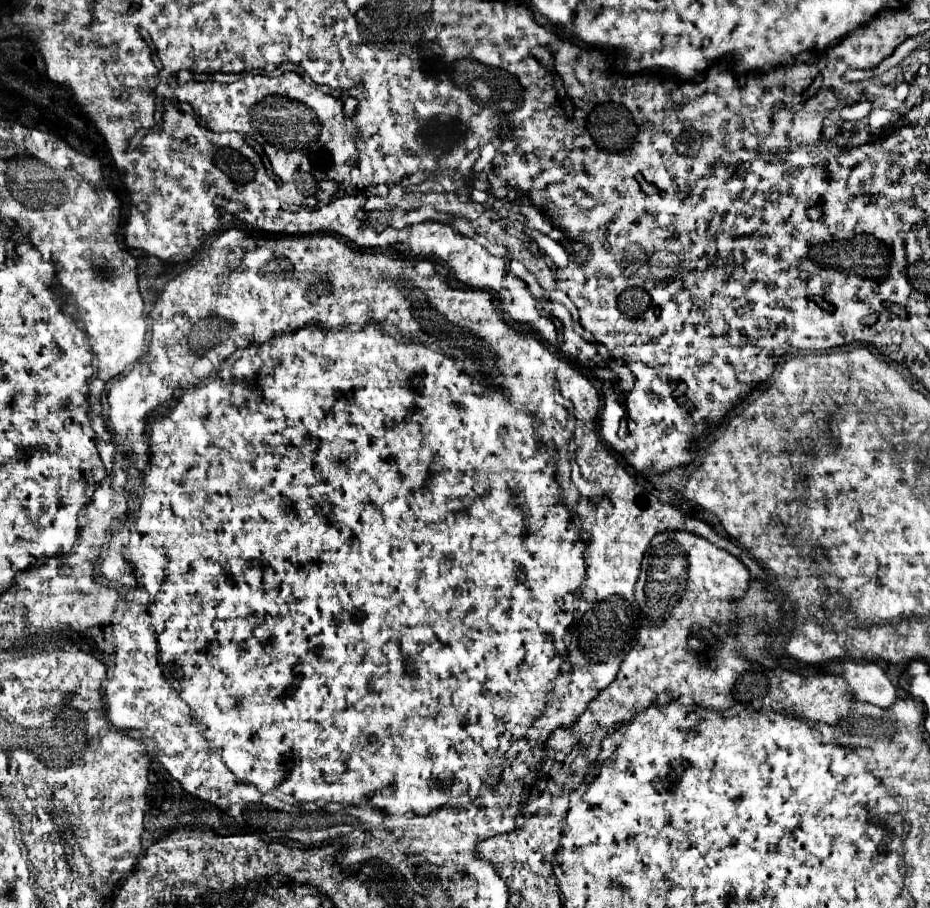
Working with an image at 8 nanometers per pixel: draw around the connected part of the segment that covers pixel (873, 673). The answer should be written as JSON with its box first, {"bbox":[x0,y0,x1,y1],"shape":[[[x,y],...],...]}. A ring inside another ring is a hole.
{"bbox":[841,662,897,708],"shape":[[[843,662],[841,676],[849,684],[853,700],[875,704],[881,708],[889,708],[897,700],[897,694],[893,692],[895,686],[877,664]]]}

